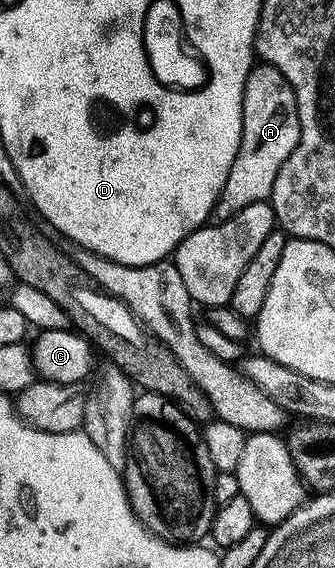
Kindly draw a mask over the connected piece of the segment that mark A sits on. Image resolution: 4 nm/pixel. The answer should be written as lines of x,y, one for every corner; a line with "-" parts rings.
267,64
253,65
244,89
240,147
234,156
234,164
230,164
226,184
216,198
210,215
211,221
225,222
227,218
233,218
238,212
242,212
246,204
269,201
274,188
274,176
278,176
282,164
286,164
299,139
300,121
294,88
288,83
286,76
278,72
278,68

